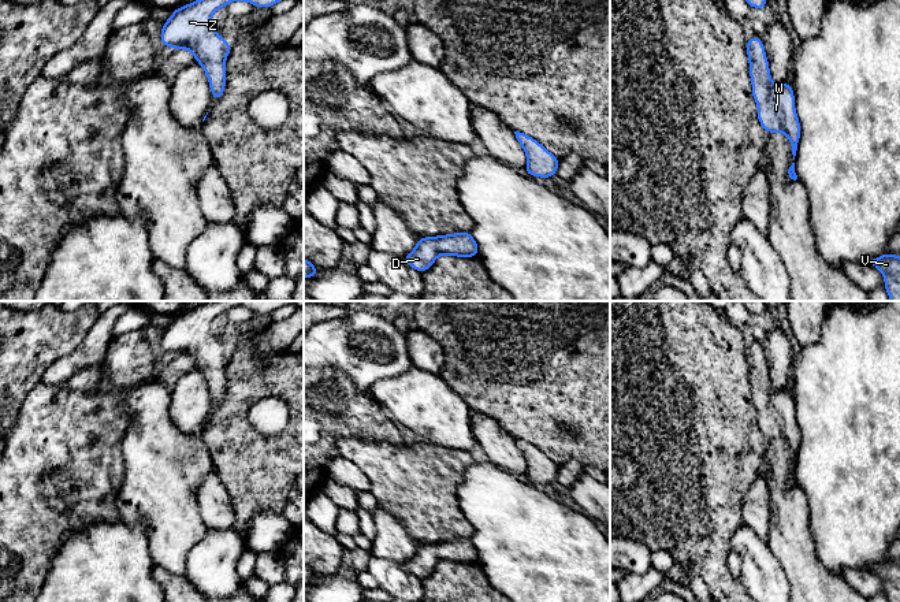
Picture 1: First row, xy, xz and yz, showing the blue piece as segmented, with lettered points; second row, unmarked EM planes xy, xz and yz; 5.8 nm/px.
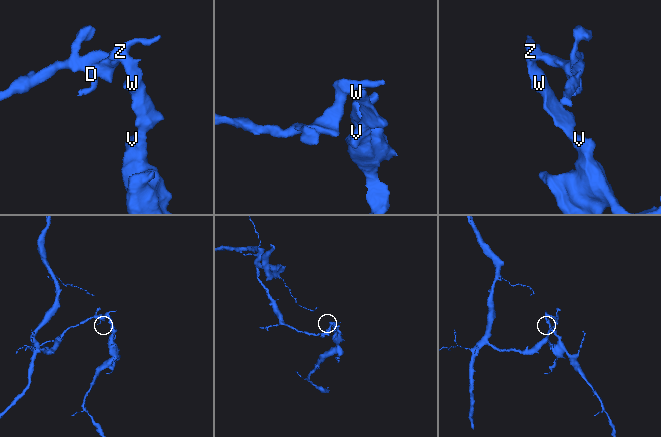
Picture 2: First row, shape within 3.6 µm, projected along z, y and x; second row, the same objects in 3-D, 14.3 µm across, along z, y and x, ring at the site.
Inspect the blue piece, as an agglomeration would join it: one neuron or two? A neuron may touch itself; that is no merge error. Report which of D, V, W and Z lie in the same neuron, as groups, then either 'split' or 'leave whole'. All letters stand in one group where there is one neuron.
D V W Z | leave whole

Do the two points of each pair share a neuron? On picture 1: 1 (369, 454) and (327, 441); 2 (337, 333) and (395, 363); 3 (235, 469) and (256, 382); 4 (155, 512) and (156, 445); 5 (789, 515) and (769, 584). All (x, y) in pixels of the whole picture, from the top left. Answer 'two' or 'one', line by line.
1: two
2: one
3: one
4: one
5: two

